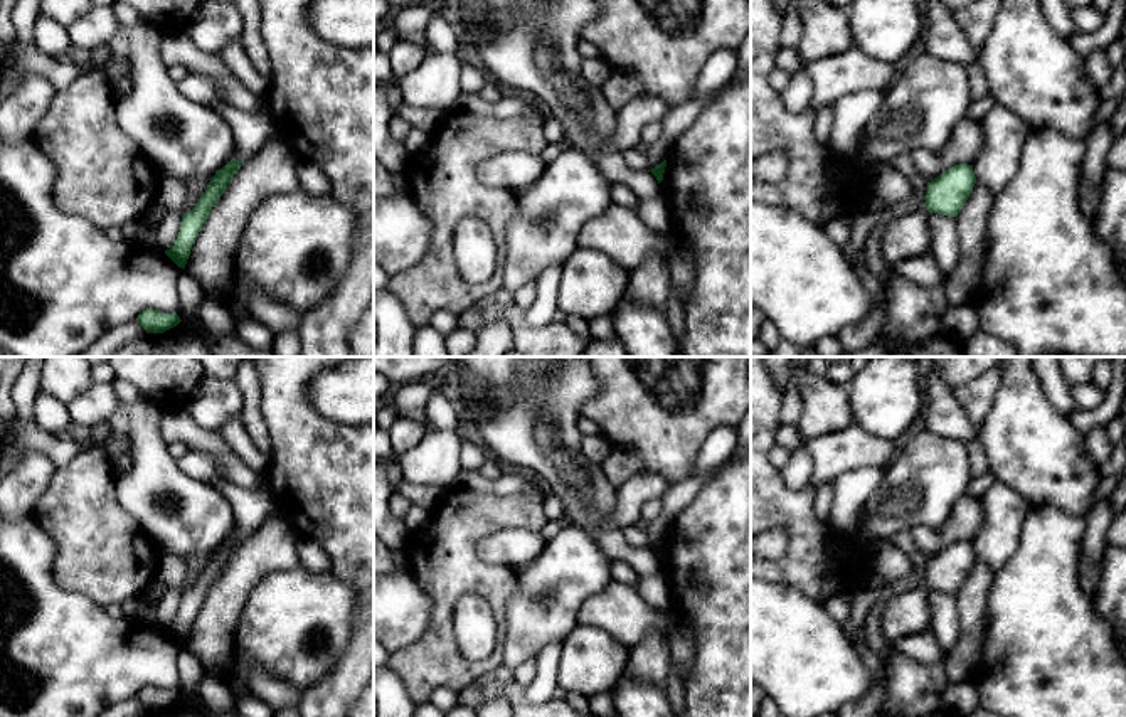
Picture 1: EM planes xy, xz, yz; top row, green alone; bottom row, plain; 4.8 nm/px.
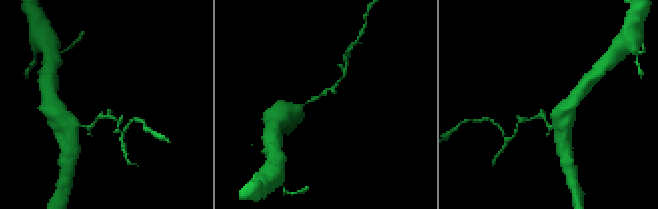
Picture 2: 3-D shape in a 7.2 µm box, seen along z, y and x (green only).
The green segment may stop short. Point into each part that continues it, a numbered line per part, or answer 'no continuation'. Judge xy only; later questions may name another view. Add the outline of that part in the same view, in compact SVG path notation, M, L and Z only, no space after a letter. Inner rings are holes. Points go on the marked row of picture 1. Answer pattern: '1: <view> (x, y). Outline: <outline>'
1: xy (253, 130). Outline: M217 103L212 106L229 125L234 133L234 153L232 158L247 162L254 157L268 141L278 136L274 120L268 108L258 111L242 111L227 103Z

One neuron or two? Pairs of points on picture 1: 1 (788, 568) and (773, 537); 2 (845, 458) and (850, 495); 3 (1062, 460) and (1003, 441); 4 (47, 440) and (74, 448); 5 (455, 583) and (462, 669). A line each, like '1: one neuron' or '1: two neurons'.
1: two neurons
2: two neurons
3: one neuron
4: one neuron
5: one neuron

